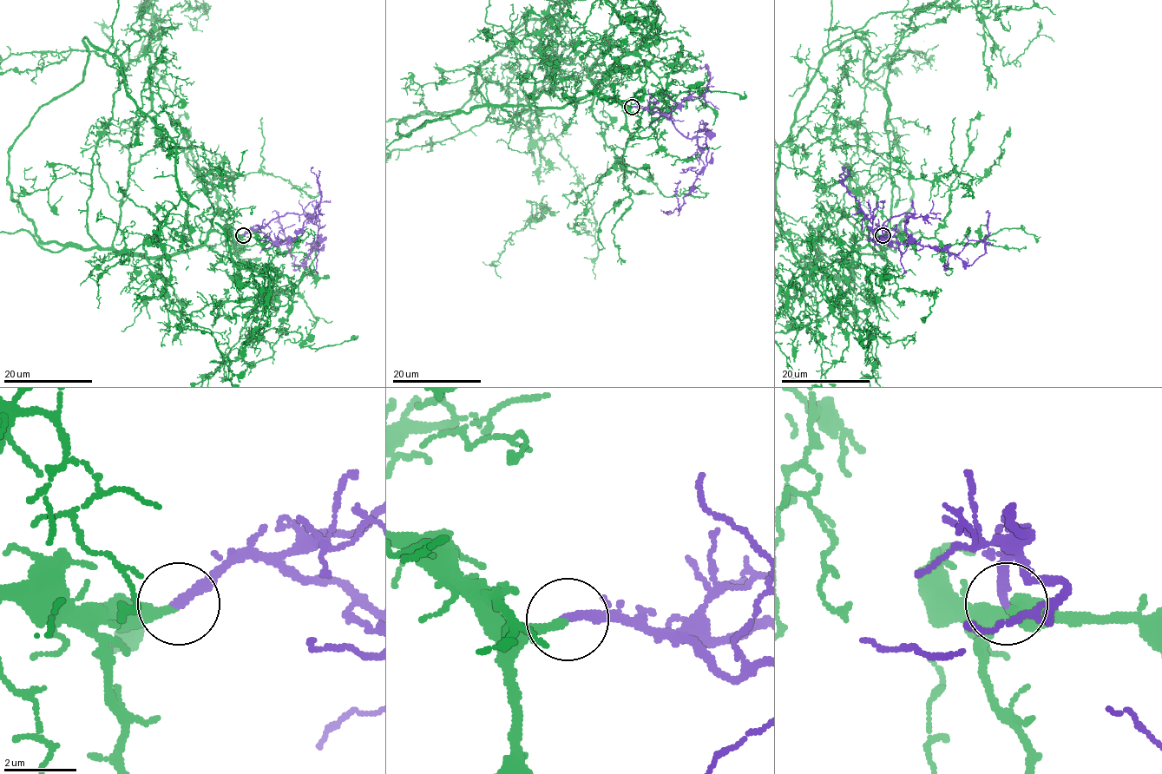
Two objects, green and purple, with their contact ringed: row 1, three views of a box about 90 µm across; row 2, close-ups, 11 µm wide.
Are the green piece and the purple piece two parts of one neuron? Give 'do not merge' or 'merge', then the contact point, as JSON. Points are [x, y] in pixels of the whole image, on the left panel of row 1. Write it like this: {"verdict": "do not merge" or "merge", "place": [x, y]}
{"verdict": "merge", "place": [243, 235]}

